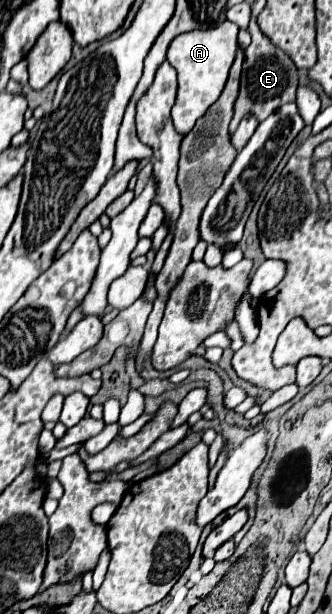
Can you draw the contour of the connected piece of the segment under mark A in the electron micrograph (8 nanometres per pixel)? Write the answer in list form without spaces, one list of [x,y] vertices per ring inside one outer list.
[[[224,21],[220,27],[212,27],[208,31],[198,29],[192,33],[180,33],[180,37],[172,39],[166,59],[178,71],[178,95],[172,107],[172,121],[180,135],[188,135],[196,119],[200,119],[220,97],[228,79],[228,71],[234,63],[236,49],[238,25],[232,25],[232,21]]]

